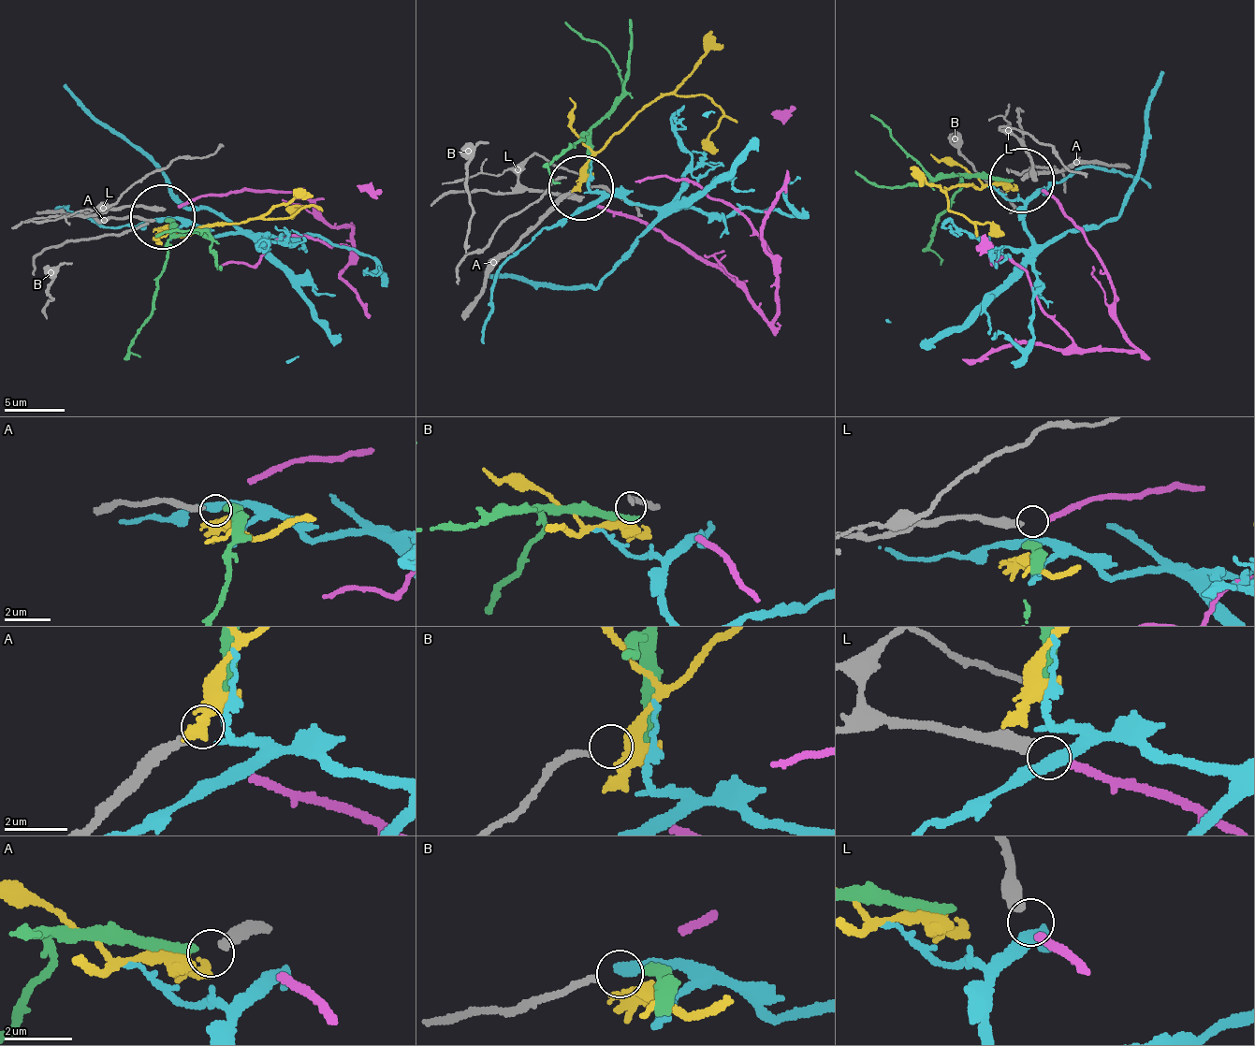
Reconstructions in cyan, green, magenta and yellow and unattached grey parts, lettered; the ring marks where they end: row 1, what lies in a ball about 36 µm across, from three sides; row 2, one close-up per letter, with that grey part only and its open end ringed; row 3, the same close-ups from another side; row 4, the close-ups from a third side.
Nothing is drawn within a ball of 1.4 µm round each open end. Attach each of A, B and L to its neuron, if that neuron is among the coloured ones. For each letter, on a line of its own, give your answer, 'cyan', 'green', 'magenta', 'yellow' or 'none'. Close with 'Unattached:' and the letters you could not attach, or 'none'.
A: green
B: none
L: magenta
Unattached: B

